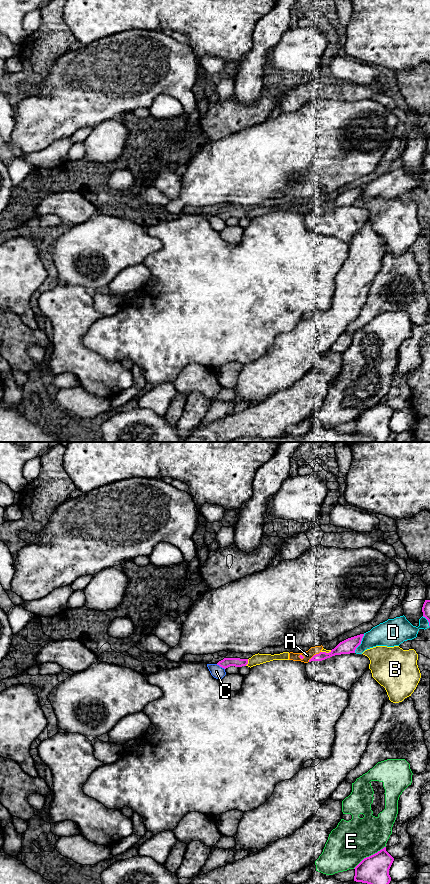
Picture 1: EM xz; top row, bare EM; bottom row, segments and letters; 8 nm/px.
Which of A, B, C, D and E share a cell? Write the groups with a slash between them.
A B / C / D / E

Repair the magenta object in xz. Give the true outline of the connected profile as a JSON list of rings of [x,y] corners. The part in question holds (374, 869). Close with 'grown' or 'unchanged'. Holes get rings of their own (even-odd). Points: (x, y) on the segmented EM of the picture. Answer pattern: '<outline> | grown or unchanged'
[[[386,847],[377,853],[364,858],[354,869],[354,881],[367,884],[389,884],[389,869],[394,858],[386,851]]] | unchanged

